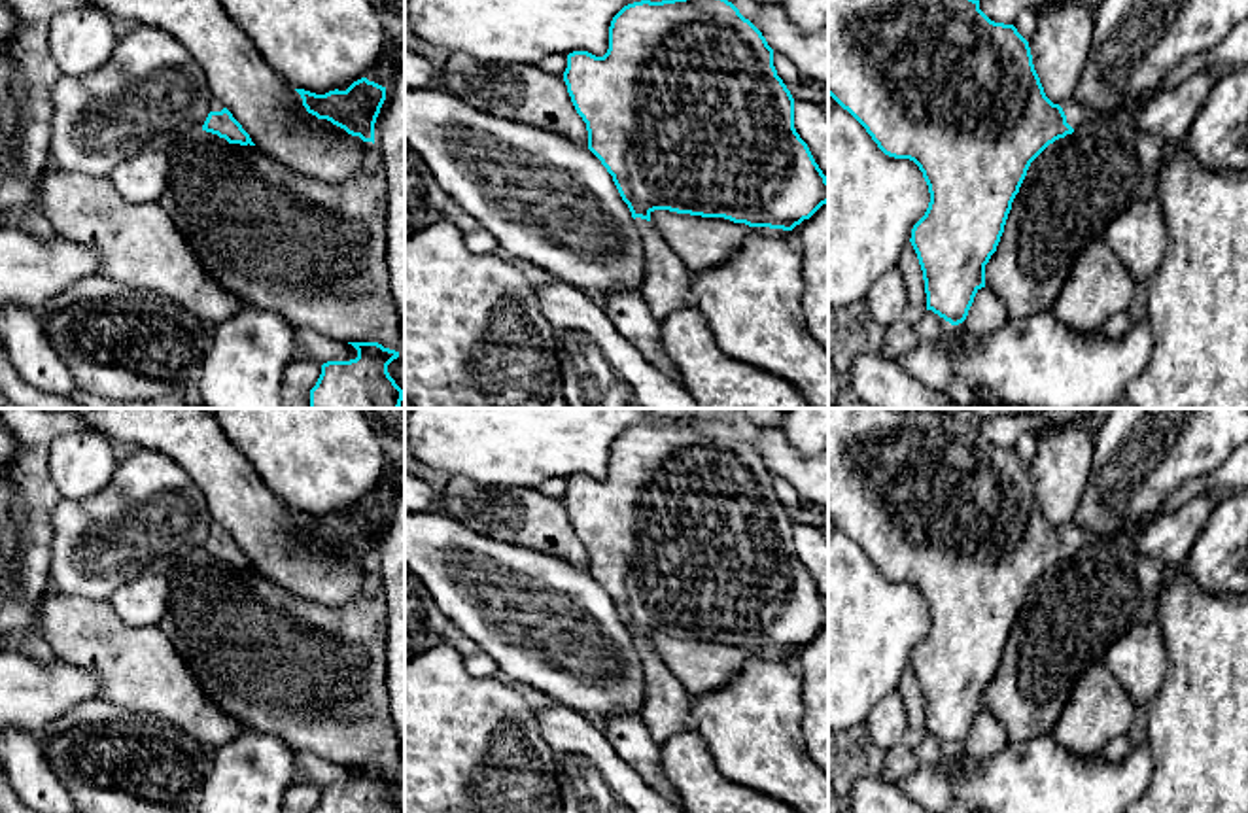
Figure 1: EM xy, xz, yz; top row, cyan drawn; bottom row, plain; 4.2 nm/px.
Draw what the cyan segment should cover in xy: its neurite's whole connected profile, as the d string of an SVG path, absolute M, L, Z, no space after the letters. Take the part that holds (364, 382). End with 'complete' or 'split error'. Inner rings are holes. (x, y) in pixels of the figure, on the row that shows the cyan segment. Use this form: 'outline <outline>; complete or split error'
outline M348 342L357 350L350 361L327 361L310 389L310 408L399 408L405 391L388 372L399 352L378 342Z; complete

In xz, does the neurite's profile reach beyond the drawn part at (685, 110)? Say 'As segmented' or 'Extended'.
Extended

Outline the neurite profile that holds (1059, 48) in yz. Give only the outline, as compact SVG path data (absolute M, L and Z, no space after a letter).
M1070 0L1034 8L1038 26L1029 42L1034 70L1053 104L1072 100L1089 55L1095 4Z

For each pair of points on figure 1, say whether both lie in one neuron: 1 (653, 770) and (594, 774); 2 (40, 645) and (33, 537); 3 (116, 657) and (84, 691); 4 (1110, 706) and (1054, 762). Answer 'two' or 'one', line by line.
1: two
2: one
3: two
4: two

